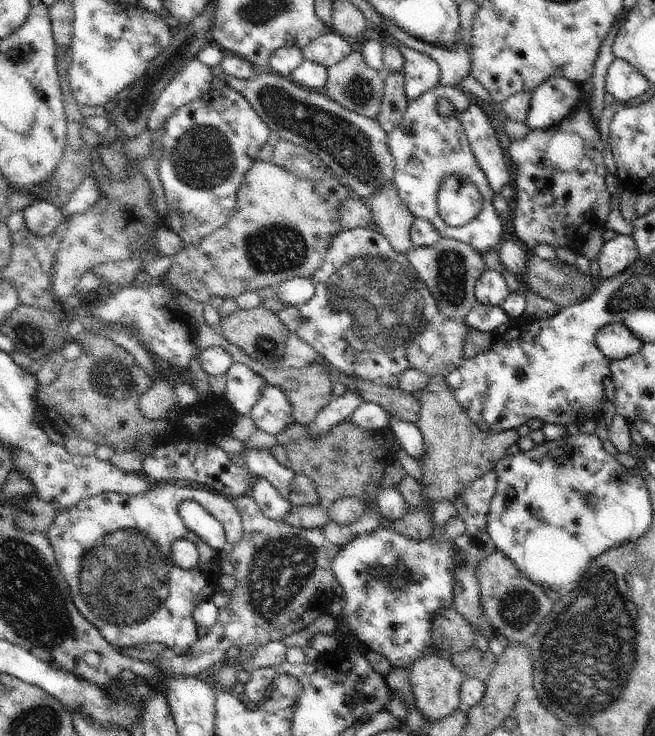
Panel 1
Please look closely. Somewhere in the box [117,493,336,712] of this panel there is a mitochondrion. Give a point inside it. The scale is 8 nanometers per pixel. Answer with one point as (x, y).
(280, 572)

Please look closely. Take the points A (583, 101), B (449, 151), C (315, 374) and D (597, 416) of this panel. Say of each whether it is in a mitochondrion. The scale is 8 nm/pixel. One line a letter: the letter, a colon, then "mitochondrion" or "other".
A: other
B: mitochondrion
C: other
D: other

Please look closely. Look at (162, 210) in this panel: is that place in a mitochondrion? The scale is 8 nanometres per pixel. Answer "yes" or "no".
no

